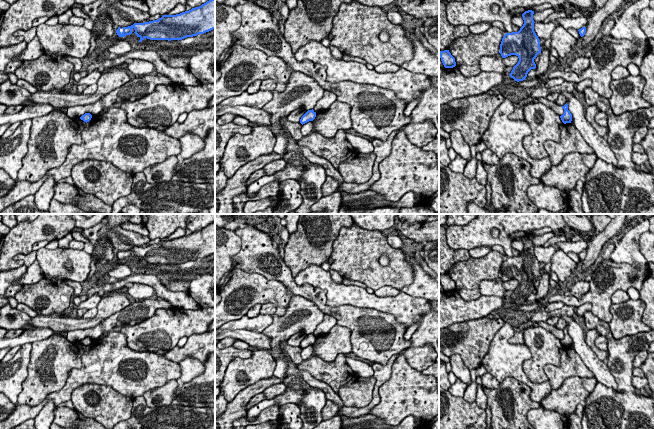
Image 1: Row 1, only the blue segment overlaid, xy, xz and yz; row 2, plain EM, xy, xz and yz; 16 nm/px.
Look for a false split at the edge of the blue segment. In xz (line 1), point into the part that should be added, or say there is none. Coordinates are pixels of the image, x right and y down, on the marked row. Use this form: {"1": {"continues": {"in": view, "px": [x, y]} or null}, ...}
{"1": {"continues": null}}

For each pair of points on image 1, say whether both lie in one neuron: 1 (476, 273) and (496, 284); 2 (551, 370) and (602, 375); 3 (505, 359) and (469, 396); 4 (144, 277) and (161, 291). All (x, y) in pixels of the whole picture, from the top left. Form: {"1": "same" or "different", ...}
{"1": "different", "2": "different", "3": "different", "4": "same"}

